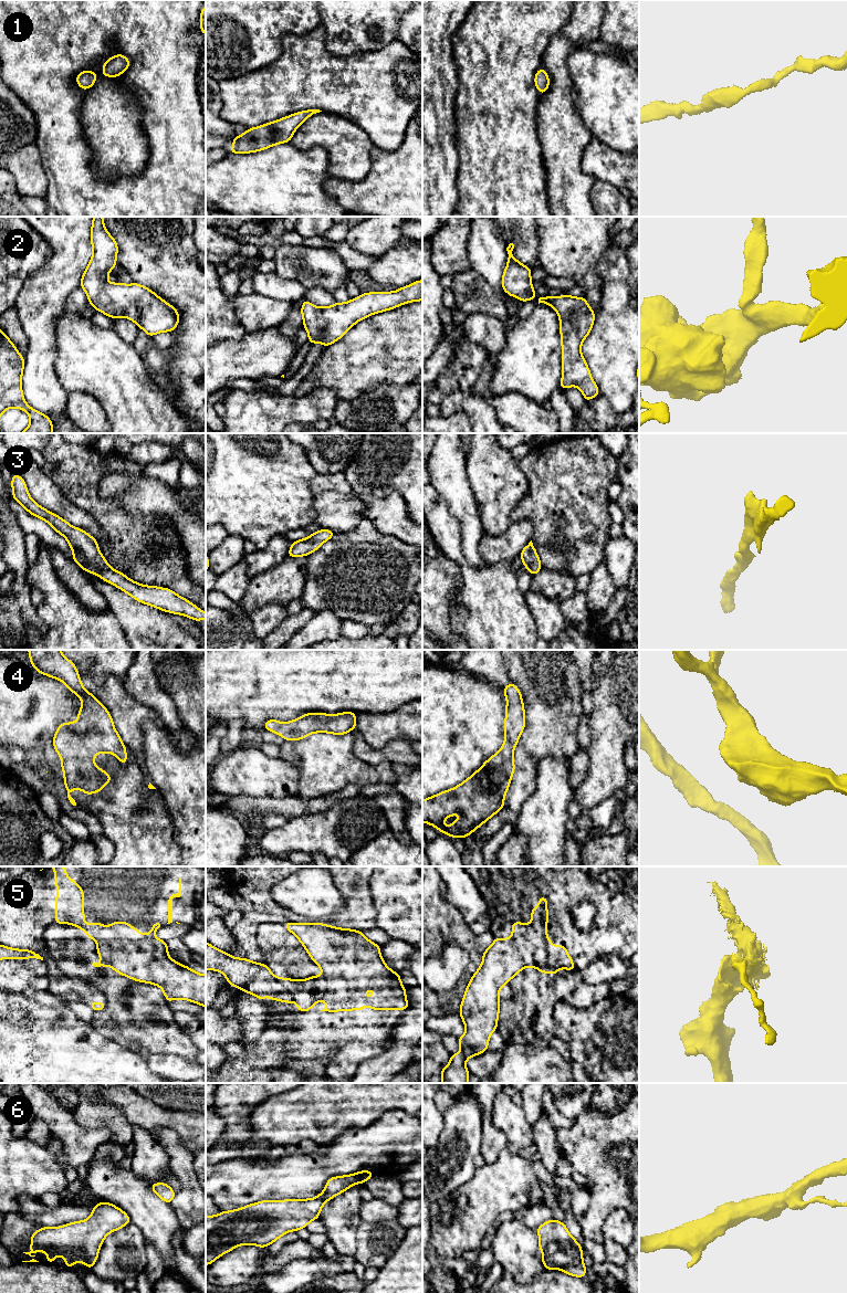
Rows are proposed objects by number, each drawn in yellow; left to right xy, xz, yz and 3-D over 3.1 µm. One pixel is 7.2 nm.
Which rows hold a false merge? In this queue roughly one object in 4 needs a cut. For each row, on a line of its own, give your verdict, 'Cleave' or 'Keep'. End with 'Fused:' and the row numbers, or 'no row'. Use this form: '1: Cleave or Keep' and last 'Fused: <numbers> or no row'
1: Keep
2: Keep
3: Keep
4: Keep
5: Keep
6: Keep
Fused: no row

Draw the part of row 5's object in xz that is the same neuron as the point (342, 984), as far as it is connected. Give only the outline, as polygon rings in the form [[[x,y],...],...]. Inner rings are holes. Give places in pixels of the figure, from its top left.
[[[291,923],[284,924],[285,928],[297,937],[307,954],[323,970],[321,976],[312,976],[304,980],[279,978],[268,966],[251,961],[247,958],[236,958],[206,942],[206,970],[211,969],[222,973],[227,982],[240,988],[243,992],[254,995],[263,1001],[266,996],[271,1000],[282,1002],[296,1002],[297,1011],[306,1012],[313,1005],[326,1000],[326,1007],[321,1011],[348,1011],[364,1010],[367,1005],[374,1010],[406,1010],[409,1003],[406,998],[406,988],[400,981],[400,974],[386,966],[380,956],[380,946],[366,938],[362,931],[344,929],[321,923]],[[376,989],[376,996],[366,999],[363,992]]]

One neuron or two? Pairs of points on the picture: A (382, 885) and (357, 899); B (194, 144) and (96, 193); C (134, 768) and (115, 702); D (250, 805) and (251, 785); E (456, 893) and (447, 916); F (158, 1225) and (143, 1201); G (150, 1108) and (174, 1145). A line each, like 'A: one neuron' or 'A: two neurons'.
A: two neurons
B: one neuron
C: two neurons
D: two neurons
E: two neurons
F: one neuron
G: two neurons

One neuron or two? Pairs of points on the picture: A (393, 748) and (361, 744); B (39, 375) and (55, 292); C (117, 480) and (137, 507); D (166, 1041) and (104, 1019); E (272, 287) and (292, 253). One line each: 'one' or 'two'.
A: one
B: one
C: one
D: one
E: two

